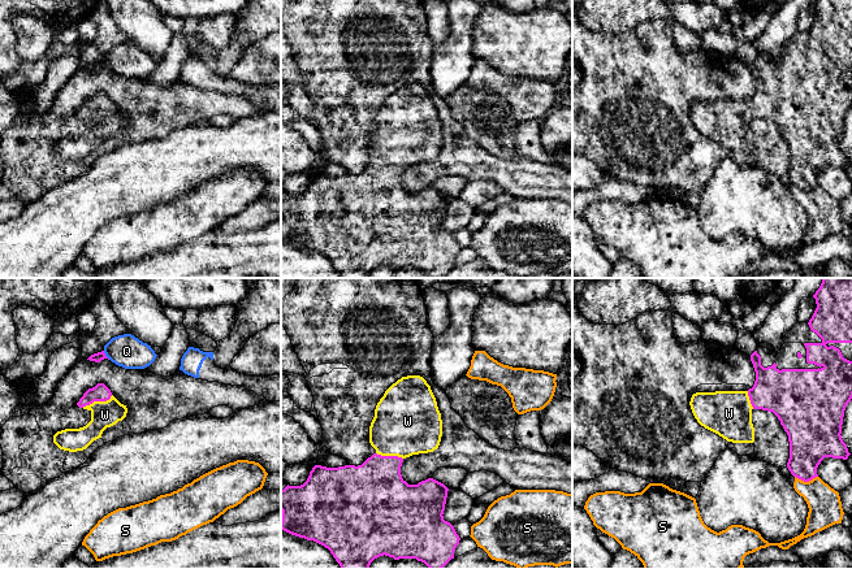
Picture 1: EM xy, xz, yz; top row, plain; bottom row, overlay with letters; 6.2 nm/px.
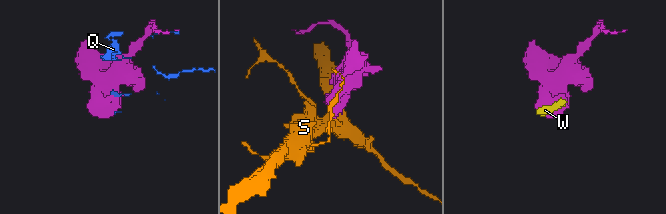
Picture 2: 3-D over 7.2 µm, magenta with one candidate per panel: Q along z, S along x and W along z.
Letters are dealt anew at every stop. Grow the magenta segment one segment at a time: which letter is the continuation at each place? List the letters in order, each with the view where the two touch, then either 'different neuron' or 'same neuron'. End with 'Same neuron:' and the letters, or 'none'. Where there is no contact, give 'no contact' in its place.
Q: xy | different neuron
S: yz | different neuron
W: xy | same neuron
Same neuron: W

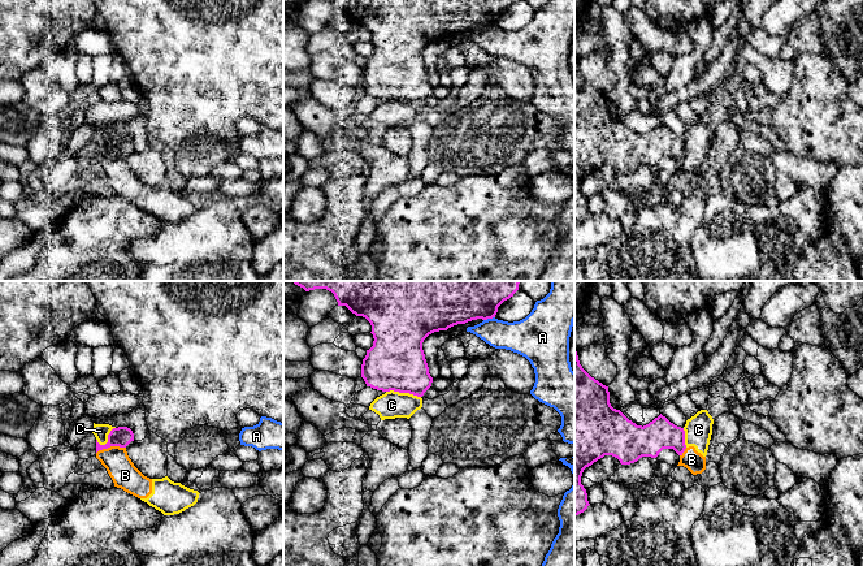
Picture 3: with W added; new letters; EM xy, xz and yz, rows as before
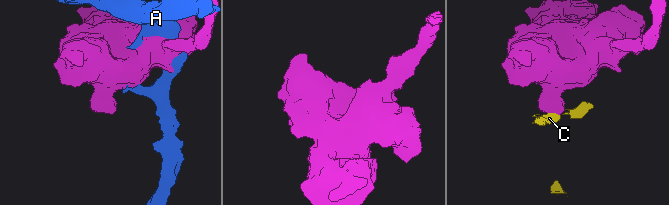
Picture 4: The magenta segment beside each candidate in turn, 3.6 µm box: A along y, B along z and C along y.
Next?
A: xz | different neuron
B: xy | different neuron
C: xz | different neuron
Same neuron: none

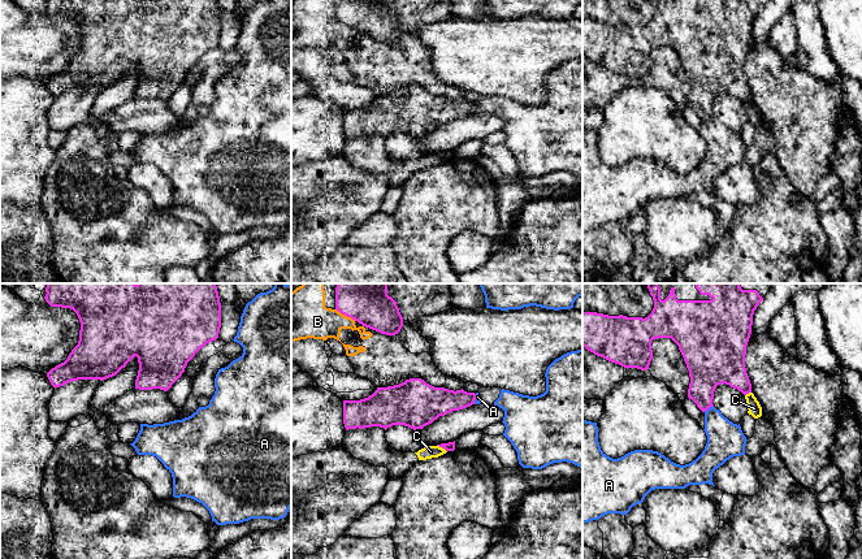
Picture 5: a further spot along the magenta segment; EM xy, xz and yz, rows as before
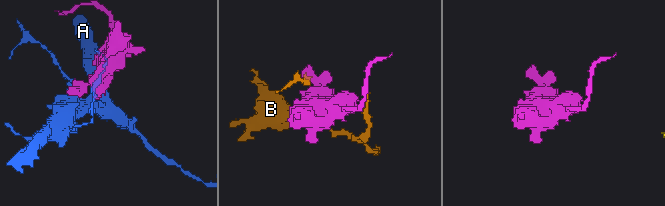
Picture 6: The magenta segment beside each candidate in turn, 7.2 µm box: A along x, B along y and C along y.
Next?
A: yz | different neuron
B: xz | different neuron
C: xz | different neuron
Same neuron: none

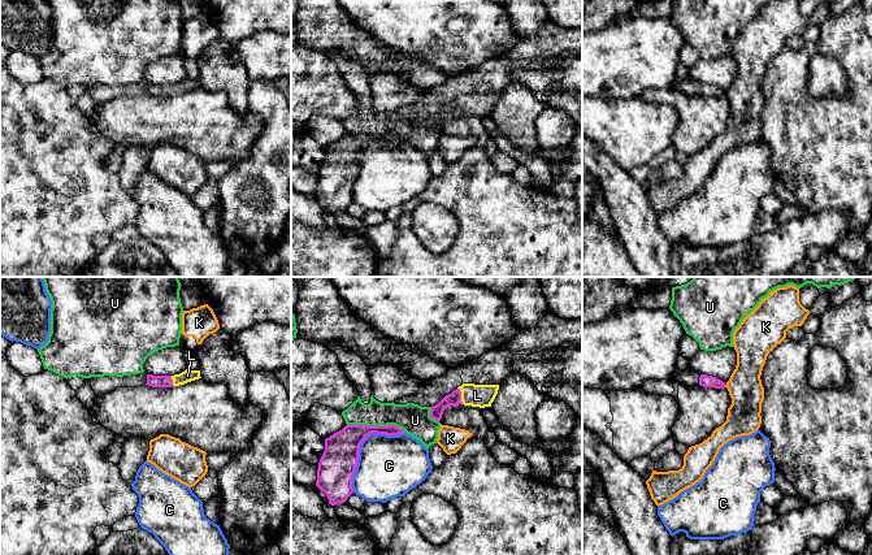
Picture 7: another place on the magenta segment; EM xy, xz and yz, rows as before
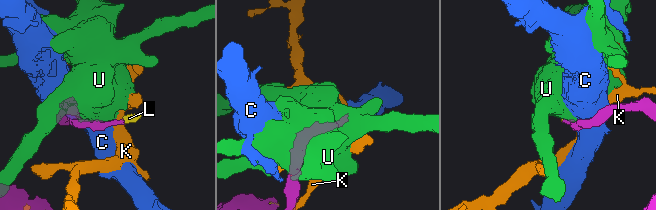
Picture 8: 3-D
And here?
C: xz | different neuron
K: yz | different neuron
L: xz | same neuron
U: xz | different neuron
Same neuron: L

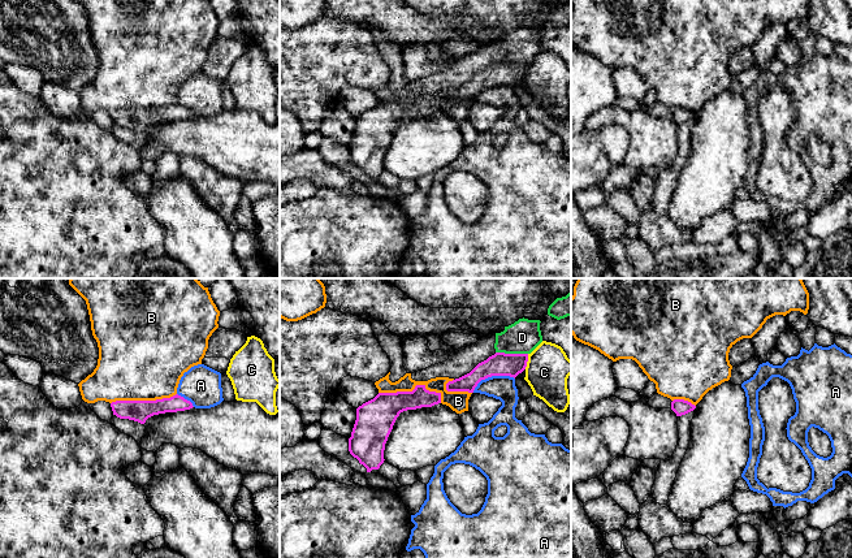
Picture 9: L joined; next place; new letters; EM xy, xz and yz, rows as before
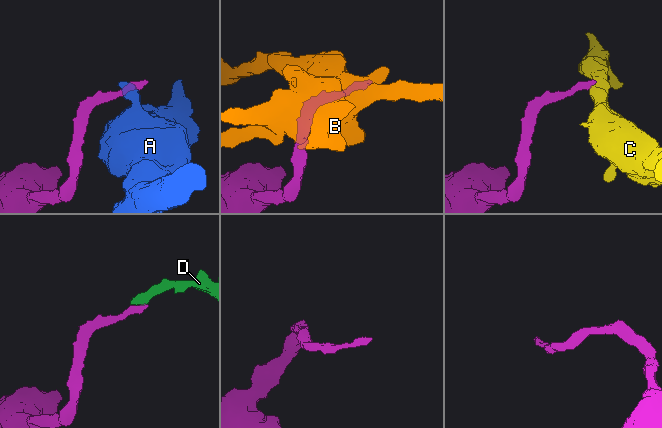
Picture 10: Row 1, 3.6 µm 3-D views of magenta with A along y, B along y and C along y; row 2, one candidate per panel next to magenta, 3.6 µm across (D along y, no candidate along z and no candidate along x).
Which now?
A: xz | different neuron
B: xz | different neuron
C: xz | different neuron
D: xz | same neuron
Same neuron: D

